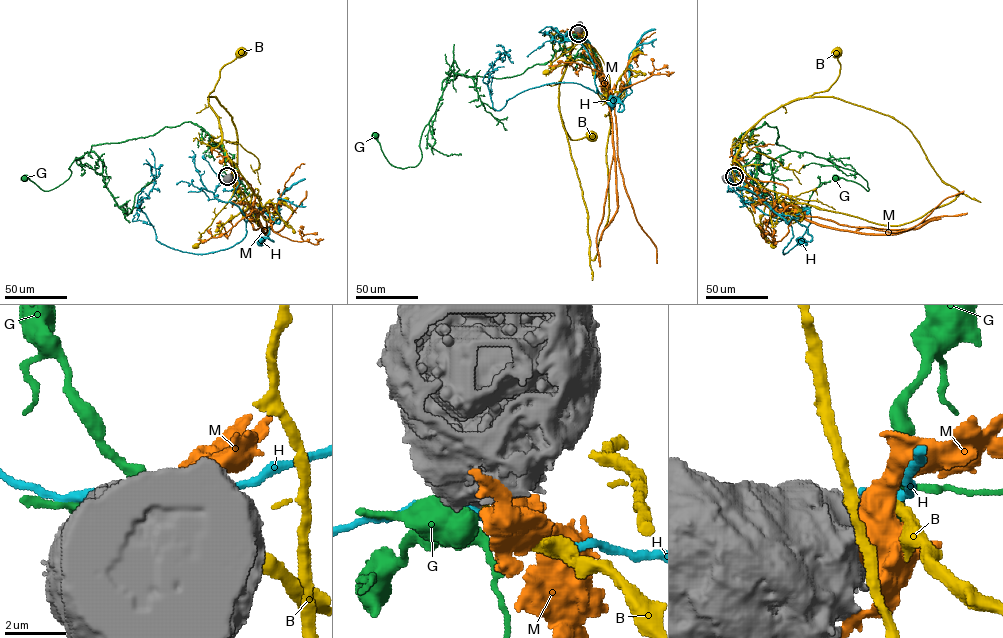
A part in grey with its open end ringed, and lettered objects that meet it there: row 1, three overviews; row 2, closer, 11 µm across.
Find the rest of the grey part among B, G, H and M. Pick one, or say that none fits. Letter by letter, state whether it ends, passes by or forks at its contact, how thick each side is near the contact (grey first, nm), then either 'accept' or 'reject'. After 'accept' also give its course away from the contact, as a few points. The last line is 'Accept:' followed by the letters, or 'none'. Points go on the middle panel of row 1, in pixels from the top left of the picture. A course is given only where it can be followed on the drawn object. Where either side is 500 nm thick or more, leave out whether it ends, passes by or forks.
B: 550/360 nm | accept | via (578, 34), (603, 75), (594, 50), (579, 34), (572, 41), (560, 83), (559, 112), (570, 139), (592, 135)
G: 1000/400 nm | reject
H: 600/280 nm | reject
M: 1200/700 nm | reject
Accept: B

